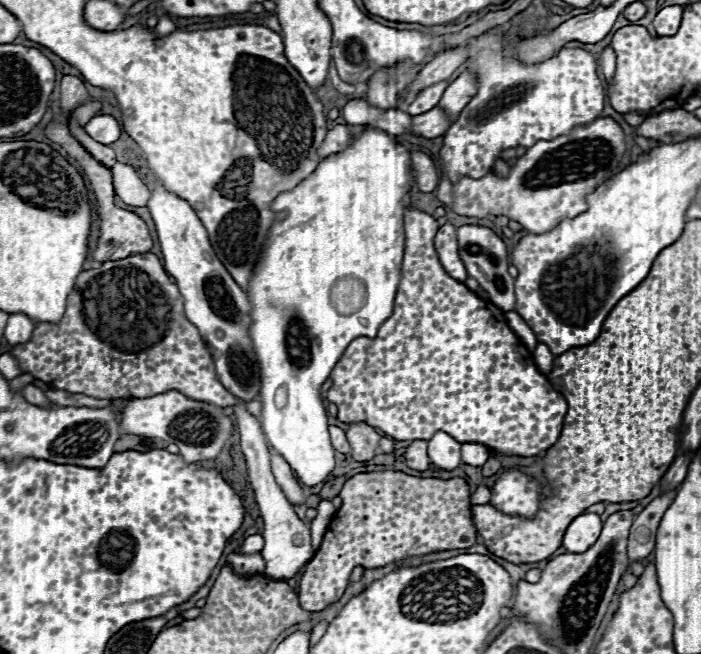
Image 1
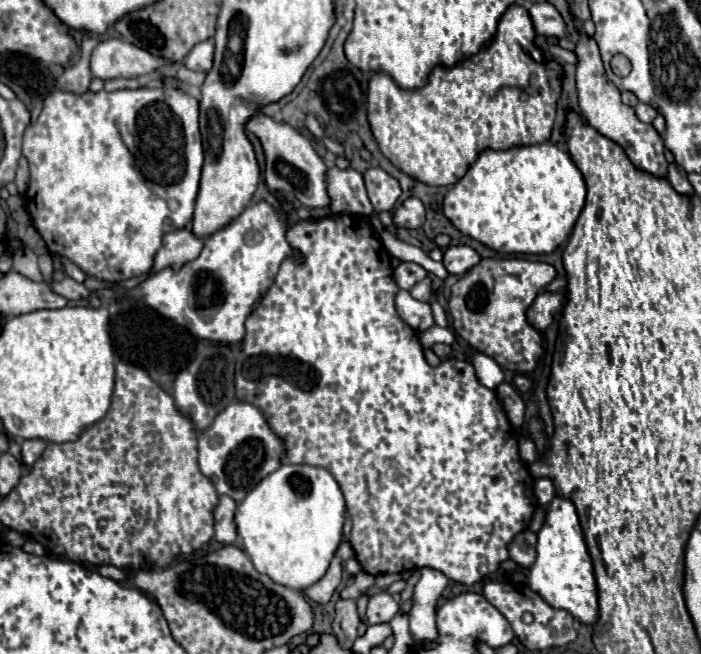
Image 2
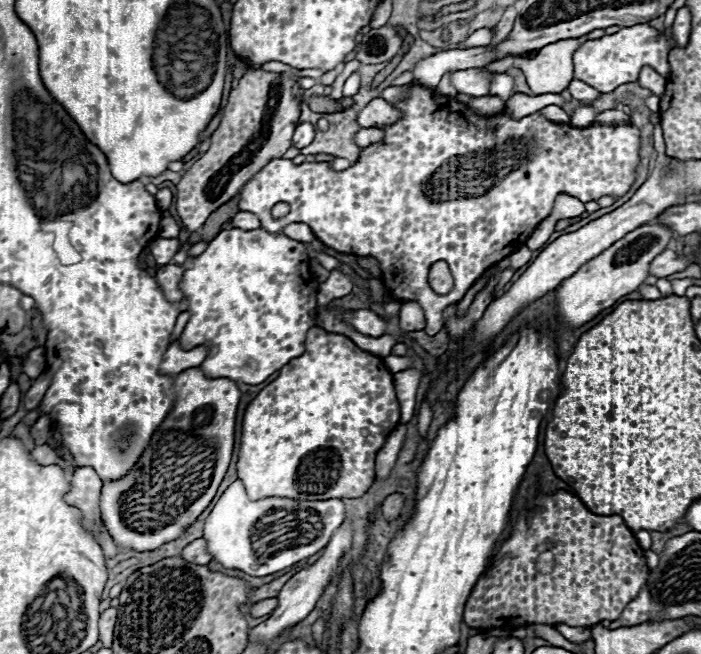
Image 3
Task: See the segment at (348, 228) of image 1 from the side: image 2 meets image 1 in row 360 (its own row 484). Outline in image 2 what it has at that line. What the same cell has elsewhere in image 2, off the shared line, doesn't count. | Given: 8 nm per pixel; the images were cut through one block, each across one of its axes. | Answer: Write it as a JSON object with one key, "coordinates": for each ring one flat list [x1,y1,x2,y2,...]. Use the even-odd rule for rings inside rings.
{"coordinates":[[282,464,236,508,238,536,256,570,292,590,316,584,342,542,346,502,332,474,316,466]]}

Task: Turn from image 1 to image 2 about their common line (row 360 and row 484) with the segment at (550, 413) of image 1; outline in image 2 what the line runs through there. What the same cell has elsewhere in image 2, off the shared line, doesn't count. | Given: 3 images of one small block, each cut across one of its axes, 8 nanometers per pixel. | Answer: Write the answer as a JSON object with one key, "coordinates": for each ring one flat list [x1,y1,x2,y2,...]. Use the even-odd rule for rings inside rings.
{"coordinates":[[332,214,318,220,300,220,288,228,286,240,294,250,302,254,302,264,298,264,294,258,286,258,280,264,274,284,246,318,246,336,242,342,242,352,236,360,236,400,250,402,266,414,272,430,284,440,288,448,282,460,284,464,322,466,336,478,352,518,352,532,348,542,352,544,364,572,380,576,388,572,404,572,428,566,466,586,484,580,488,574,496,572,504,560,508,560,510,540,530,526,532,514,538,506,534,496,534,476,520,460,518,436,512,434,512,424,496,392,478,382,472,364,466,360,444,360,436,368,426,362,416,330,404,324,394,308,394,298,400,288,394,282,392,256,384,248,382,240,374,236,368,216,358,218,350,214]]}

